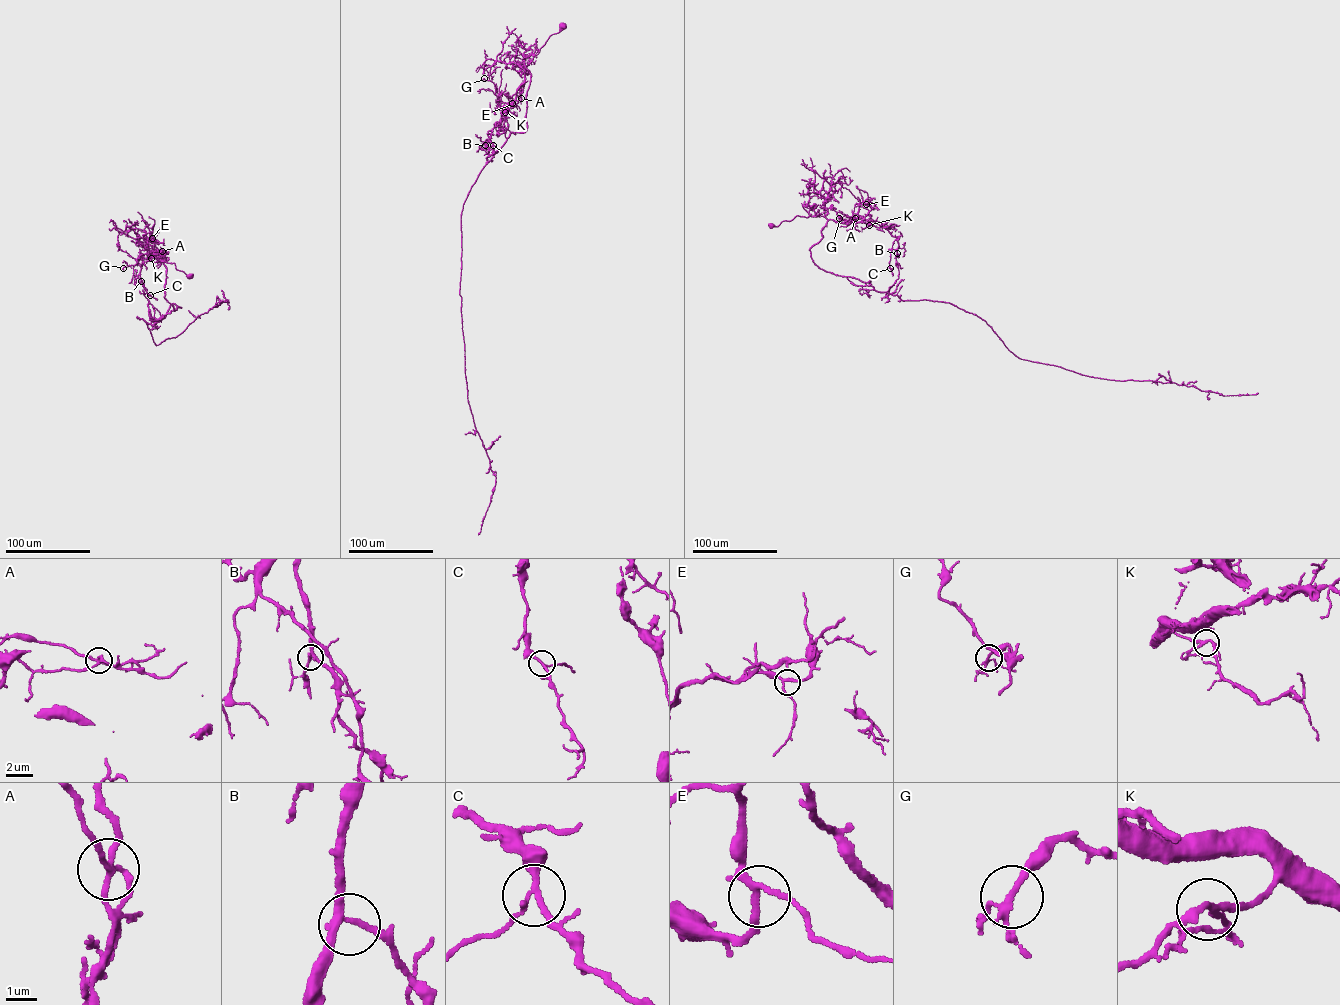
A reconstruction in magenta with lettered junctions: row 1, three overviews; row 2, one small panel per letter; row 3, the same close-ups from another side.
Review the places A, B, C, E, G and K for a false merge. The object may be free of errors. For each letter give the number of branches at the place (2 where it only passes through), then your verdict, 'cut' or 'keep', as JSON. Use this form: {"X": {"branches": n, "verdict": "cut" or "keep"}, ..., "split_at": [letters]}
{"A": {"branches": 3, "verdict": "cut"}, "B": {"branches": 3, "verdict": "keep"}, "C": {"branches": 3, "verdict": "keep"}, "E": {"branches": 3, "verdict": "keep"}, "G": {"branches": 3, "verdict": "keep"}, "K": {"branches": 3, "verdict": "keep"}, "split_at": ["A"]}

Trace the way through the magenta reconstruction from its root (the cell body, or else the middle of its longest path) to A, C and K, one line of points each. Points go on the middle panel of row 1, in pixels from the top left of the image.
A: (563, 26), (549, 36), (525, 67), (524, 81), (518, 88), (521, 98)
C: (563, 26), (525, 67), (524, 81), (515, 99), (483, 144), (487, 139), (493, 145)
K: (563, 26), (549, 36), (525, 67), (524, 81), (505, 112)

